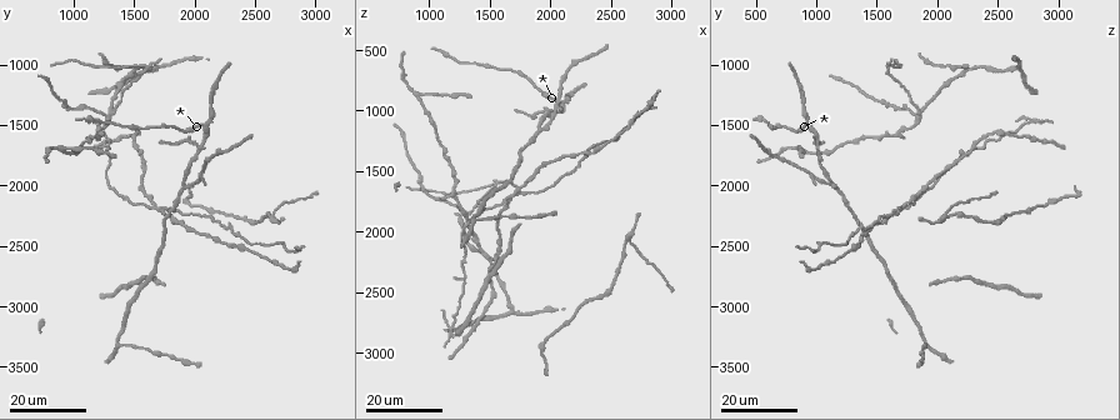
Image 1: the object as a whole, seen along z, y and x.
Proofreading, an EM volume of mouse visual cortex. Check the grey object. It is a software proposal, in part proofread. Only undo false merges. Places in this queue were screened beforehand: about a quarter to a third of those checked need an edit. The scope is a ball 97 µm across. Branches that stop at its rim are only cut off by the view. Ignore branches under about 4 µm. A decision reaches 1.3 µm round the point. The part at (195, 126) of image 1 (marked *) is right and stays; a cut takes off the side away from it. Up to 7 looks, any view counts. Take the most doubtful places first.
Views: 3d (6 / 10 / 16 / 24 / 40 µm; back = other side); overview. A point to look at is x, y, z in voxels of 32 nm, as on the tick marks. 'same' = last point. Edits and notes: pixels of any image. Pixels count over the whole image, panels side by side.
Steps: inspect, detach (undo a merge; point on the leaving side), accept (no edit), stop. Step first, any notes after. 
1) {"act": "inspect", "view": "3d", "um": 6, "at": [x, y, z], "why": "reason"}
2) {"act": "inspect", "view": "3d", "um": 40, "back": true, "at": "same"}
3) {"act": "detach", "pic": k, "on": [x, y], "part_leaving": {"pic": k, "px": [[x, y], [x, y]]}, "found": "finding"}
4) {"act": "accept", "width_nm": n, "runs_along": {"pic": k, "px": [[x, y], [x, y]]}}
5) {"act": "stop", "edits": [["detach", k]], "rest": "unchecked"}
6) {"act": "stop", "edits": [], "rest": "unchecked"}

{"act": "inspect", "view": "3d", "um": 16, "at": [1300, 1400, 1860], "why": "branch point"}

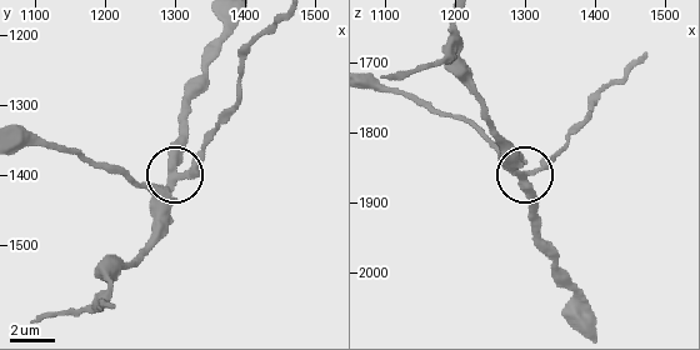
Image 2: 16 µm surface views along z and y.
{"act": "inspect", "view": "3d", "um": 6, "at": [1310, 1400, 1855]}

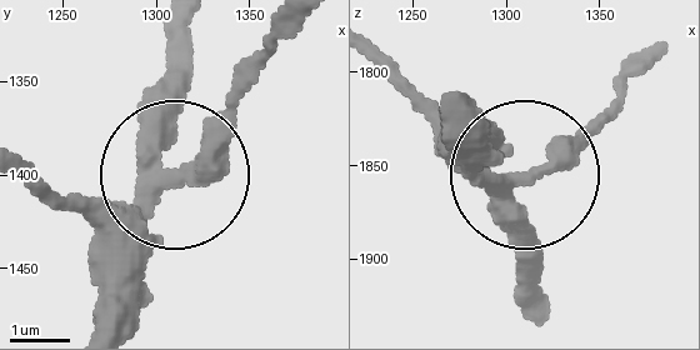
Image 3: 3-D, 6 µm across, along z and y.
{"act": "detach", "pic": 3, "on": [234, 119], "arms": 3, "found": "two neurons meet here"}

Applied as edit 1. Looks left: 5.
{"act": "inspect", "view": "3d", "um": 16, "at": [900, 1680, 880], "why": "two arms in line, one across"}

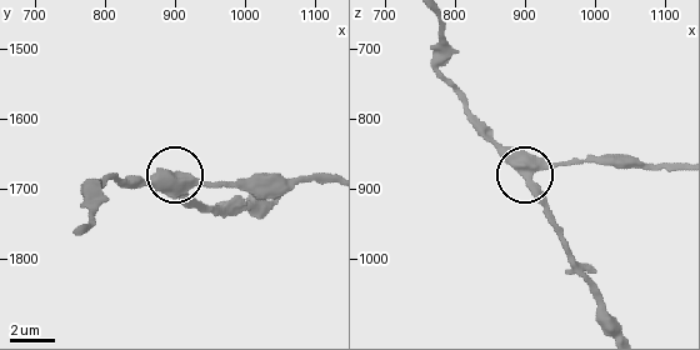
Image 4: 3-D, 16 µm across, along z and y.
{"act": "inspect", "view": "3d", "um": 6, "at": [915, 1690, 860]}

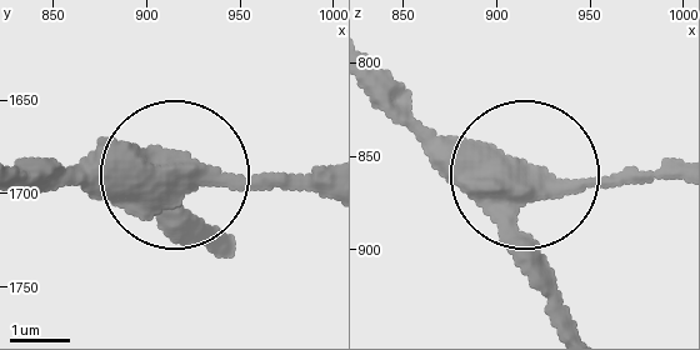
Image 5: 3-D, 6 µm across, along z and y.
{"act": "accept", "arms": 3, "runs_along": {"pic": 5, "px": [[224, 240], [154, 171], [54, 171]]}, "found": "continuous, no second neuron"}

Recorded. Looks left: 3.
{"act": "inspect", "view": "3d", "um": 16, "at": [1500, 1040, 2220], "why": "four-way junction"}

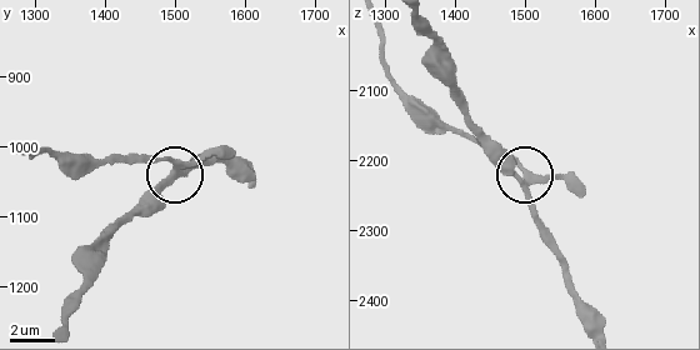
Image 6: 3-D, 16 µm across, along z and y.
{"act": "inspect", "view": "3d", "um": 10, "at": [1500, 1030, 2225]}

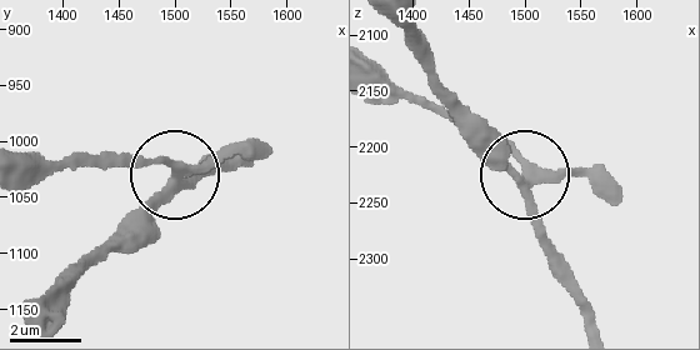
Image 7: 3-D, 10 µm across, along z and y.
{"act": "accept", "arms": 4, "found": "all the same neuron"}

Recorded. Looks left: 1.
{"act": "stop", "edits": [["detach", 3]], "rest": "unchecked"}

